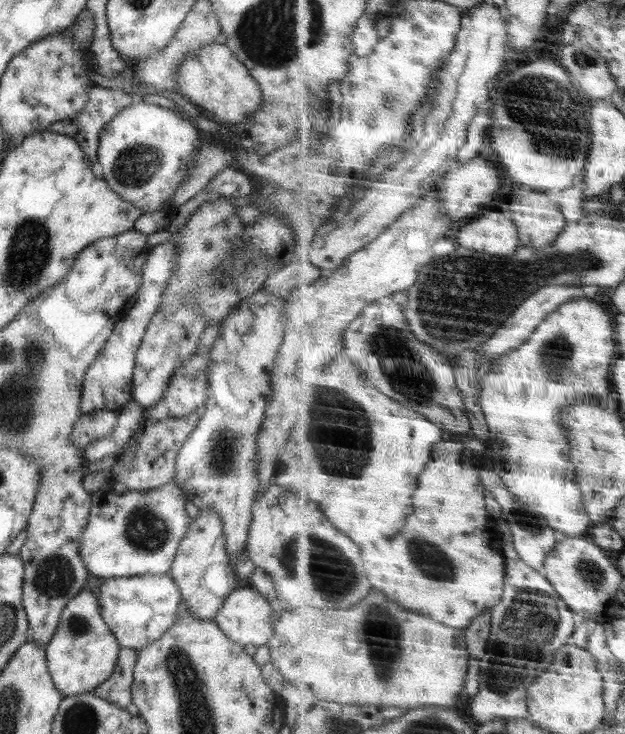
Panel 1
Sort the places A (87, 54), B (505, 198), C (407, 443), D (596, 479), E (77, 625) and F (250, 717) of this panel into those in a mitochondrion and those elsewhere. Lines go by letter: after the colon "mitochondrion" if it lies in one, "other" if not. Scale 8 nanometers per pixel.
A: other
B: other
C: other
D: other
E: mitochondrion
F: other

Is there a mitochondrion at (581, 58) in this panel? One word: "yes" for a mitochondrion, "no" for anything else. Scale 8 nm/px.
yes

